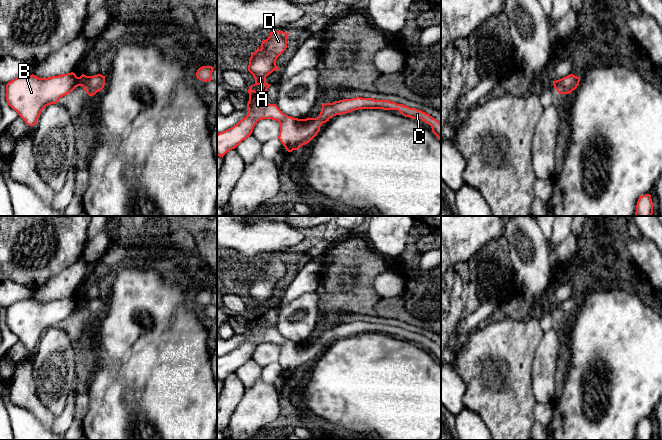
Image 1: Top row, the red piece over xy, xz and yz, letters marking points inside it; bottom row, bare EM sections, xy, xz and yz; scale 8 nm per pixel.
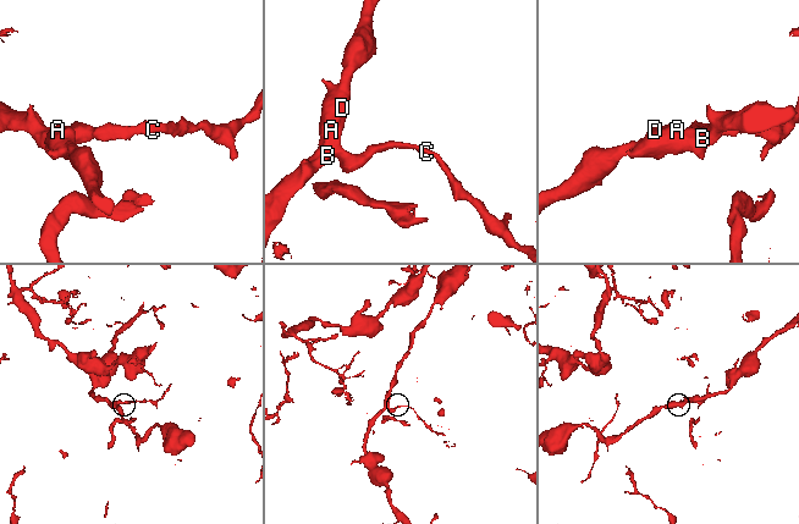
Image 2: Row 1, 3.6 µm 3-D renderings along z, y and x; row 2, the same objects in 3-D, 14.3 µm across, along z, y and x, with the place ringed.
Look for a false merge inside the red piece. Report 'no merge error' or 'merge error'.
merge error

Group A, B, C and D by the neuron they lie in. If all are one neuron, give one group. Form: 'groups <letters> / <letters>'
groups A B D / C

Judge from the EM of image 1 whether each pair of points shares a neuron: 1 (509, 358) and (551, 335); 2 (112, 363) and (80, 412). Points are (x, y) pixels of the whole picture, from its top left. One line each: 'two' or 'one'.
1: two
2: two

